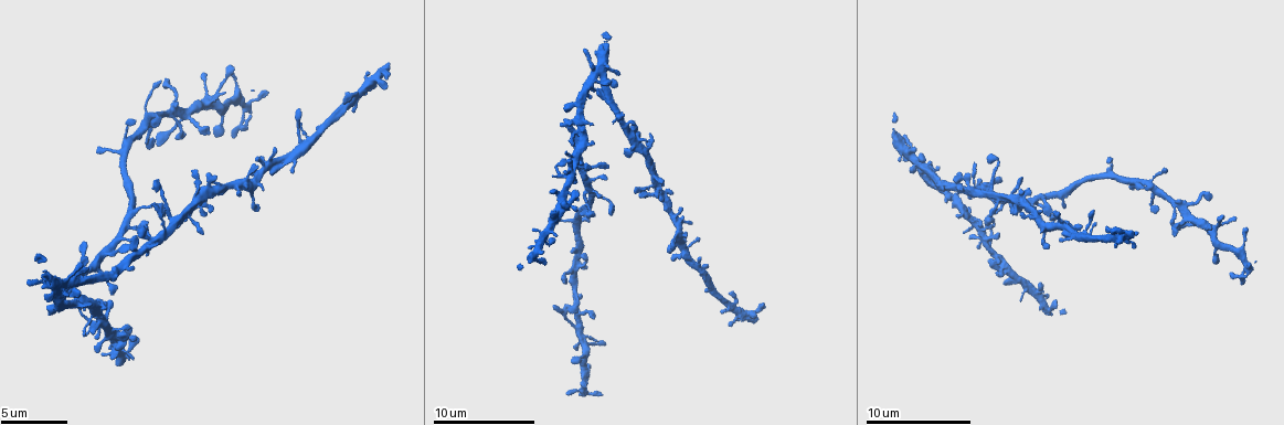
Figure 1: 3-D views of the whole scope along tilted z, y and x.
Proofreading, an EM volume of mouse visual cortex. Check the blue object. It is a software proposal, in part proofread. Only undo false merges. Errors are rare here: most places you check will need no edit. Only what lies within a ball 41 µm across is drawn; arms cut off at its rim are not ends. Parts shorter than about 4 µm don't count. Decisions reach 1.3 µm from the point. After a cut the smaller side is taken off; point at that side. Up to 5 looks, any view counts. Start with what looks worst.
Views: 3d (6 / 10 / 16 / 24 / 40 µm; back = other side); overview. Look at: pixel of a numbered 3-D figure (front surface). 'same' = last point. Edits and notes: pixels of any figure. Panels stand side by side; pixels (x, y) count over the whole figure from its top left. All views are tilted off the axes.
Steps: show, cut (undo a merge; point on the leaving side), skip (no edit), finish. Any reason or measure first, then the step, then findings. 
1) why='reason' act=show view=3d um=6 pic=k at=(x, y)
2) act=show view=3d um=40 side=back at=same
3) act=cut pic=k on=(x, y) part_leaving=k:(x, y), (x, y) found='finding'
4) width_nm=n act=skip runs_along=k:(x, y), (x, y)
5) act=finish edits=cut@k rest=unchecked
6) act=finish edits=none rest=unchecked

why='looks like a crossing' act=show view=3d um=16 pic=1 at=(583, 126)

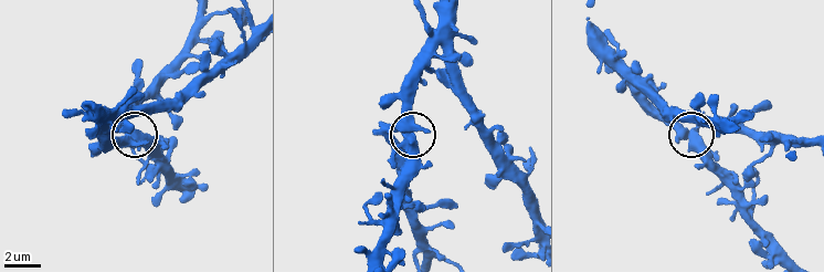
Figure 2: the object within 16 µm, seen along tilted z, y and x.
why='zoom in' act=show view=3d um=6 pic=2 at=(695, 131)

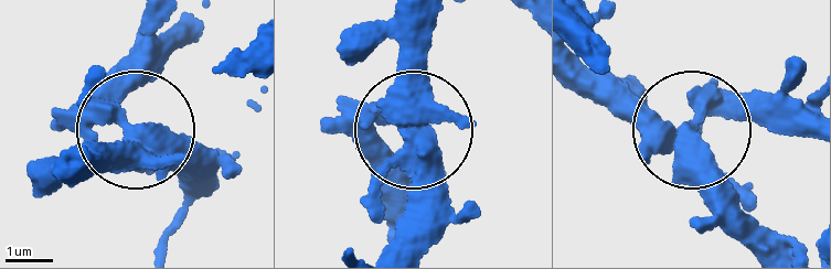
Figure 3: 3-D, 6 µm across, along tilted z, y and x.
side_arm_um=17 act=cut pic=3 on=(140, 78) found='a second cell is stuck on'

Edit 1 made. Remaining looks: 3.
why='calibre changes' act=show view=3d um=16 pic=1 at=(143, 250)

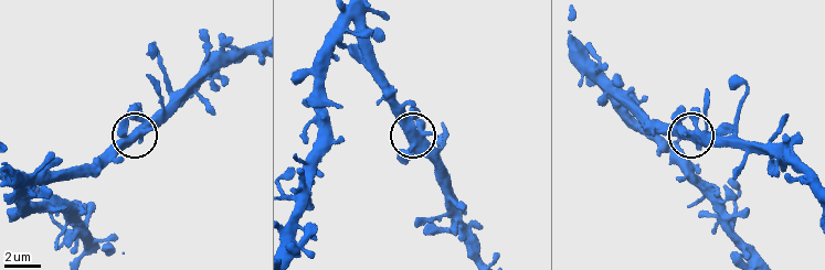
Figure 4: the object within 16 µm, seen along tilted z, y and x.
width_nm=570 act=skip runs_along=4:(315, 89), (326, 56), (344, 51), (401, 128), (441, 158) found='all the same cell'

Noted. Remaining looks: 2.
why='small branch off a trunk' act=show view=3d um=16 pic=1 at=(987, 242)

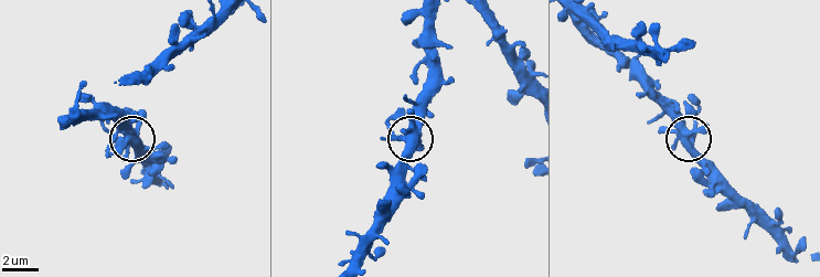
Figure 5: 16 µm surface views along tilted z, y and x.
act=show view=3d um=6 pic=5 at=(407, 142)

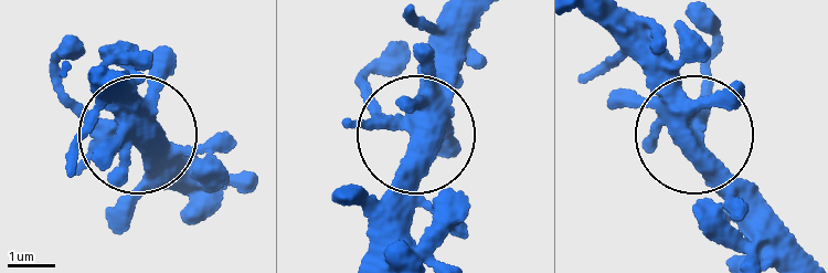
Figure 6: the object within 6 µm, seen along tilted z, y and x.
act=skip runs_along=6:(452, 19), (412, 128), (394, 128), (364, 75) found='continuous, no second cell'

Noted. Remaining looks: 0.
act=finish edits=cut@3 rest=unchecked

